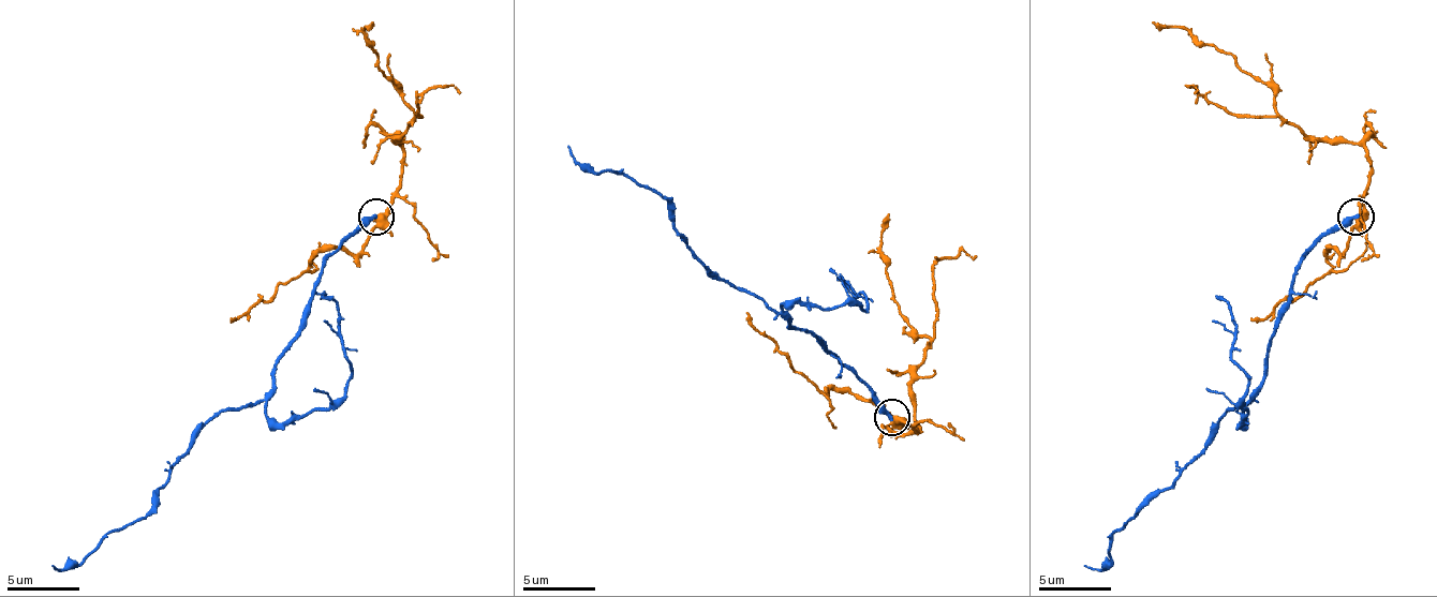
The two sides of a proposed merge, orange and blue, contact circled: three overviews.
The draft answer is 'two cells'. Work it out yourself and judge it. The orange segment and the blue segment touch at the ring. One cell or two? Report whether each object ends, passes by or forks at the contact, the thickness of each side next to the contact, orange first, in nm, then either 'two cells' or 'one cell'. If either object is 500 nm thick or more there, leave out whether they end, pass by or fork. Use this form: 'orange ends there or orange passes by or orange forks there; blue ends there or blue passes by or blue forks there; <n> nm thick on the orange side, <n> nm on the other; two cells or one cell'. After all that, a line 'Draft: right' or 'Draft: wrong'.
orange forks there; blue ends there; 380 nm thick on the orange side, 320 nm on the other; two cells
Draft: right

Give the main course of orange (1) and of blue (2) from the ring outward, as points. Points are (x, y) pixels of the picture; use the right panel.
1: (1358, 215), (1365, 151), (1307, 139), (1279, 115), (1275, 93), (1229, 54), (1153, 21)
2: (1354, 215), (1333, 226), (1301, 263), (1264, 385), (1229, 409), (1182, 475), (1113, 532), (1110, 561), (1084, 565)

